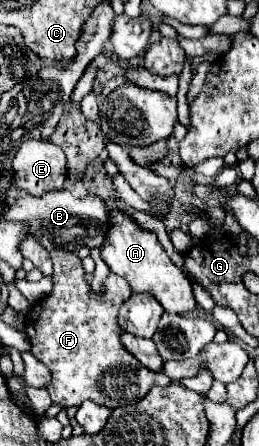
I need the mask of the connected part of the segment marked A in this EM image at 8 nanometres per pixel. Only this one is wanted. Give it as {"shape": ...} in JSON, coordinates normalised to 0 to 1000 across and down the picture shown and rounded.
{"shape":[[[436,471],[429,480],[436,511],[421,511],[405,547],[390,552],[390,578],[413,587],[436,614],[475,619],[514,655],[568,655],[583,659],[629,691],[637,700],[668,704],[722,704],[761,691],[761,673],[745,664],[745,641],[730,623],[683,601],[660,578],[637,570],[629,552],[614,547],[606,529],[591,520],[544,516],[514,489],[490,480]]]}

